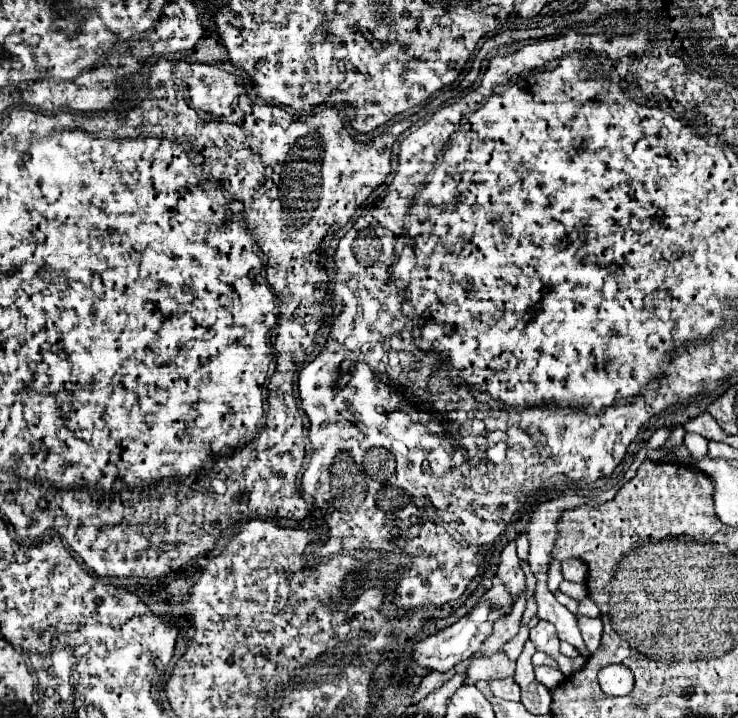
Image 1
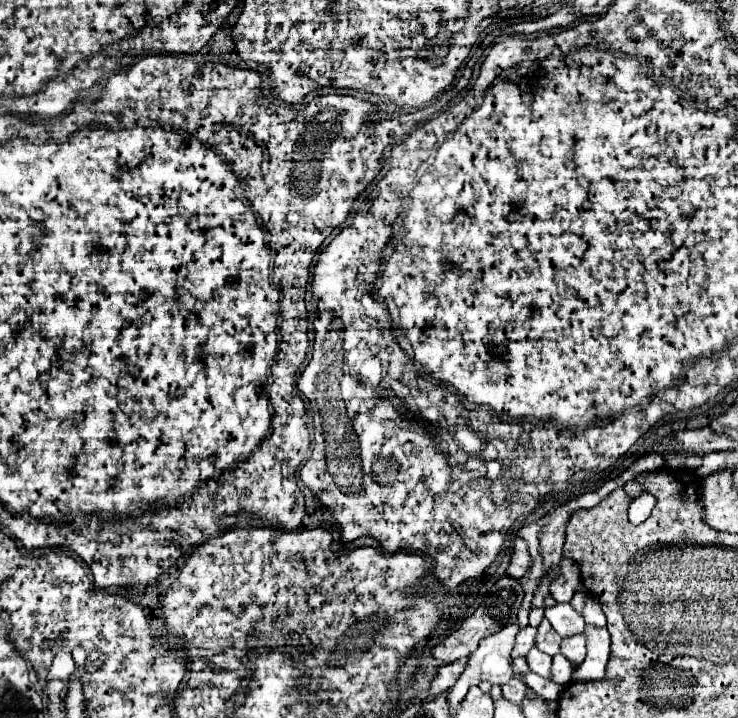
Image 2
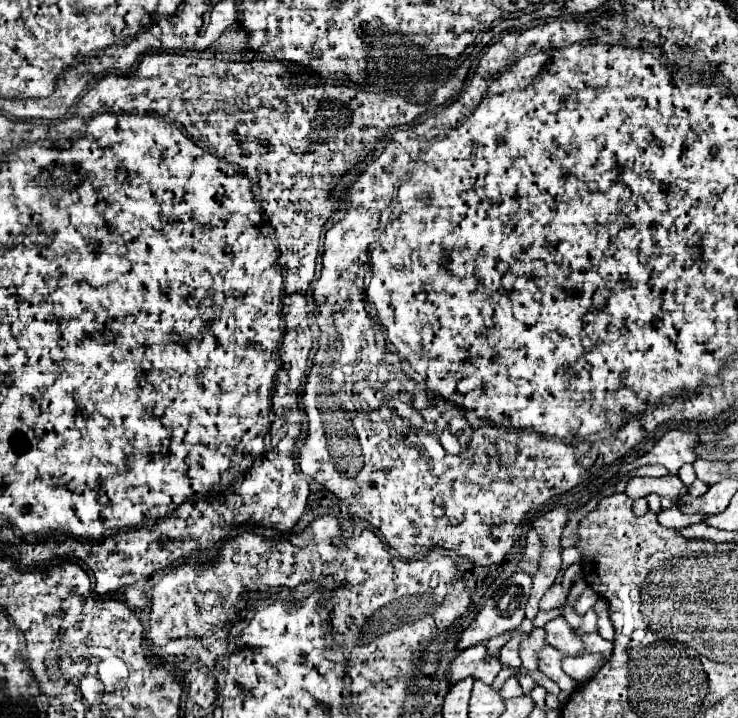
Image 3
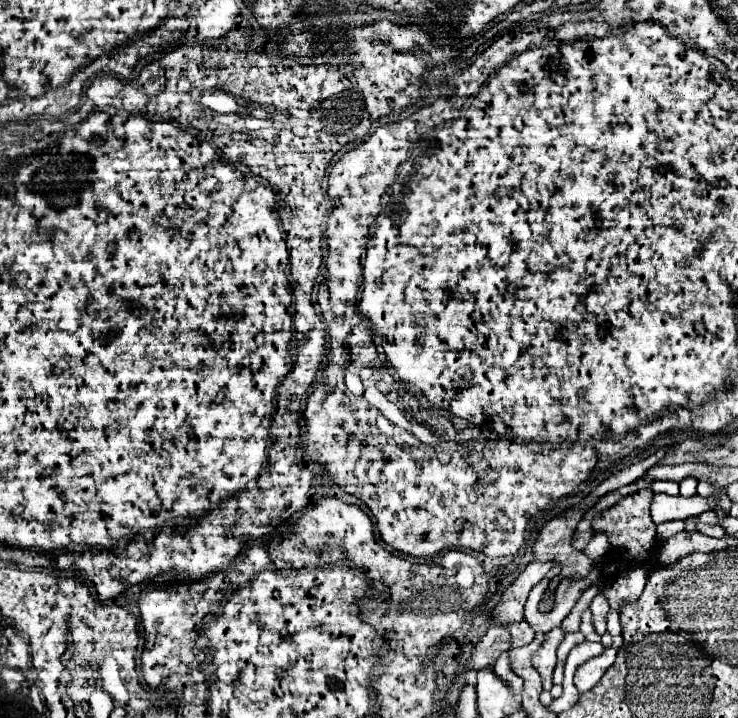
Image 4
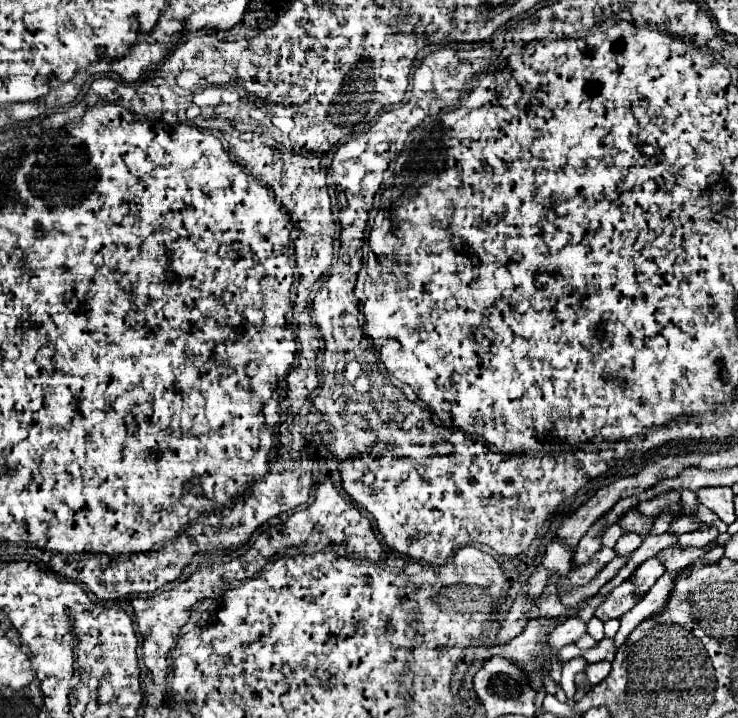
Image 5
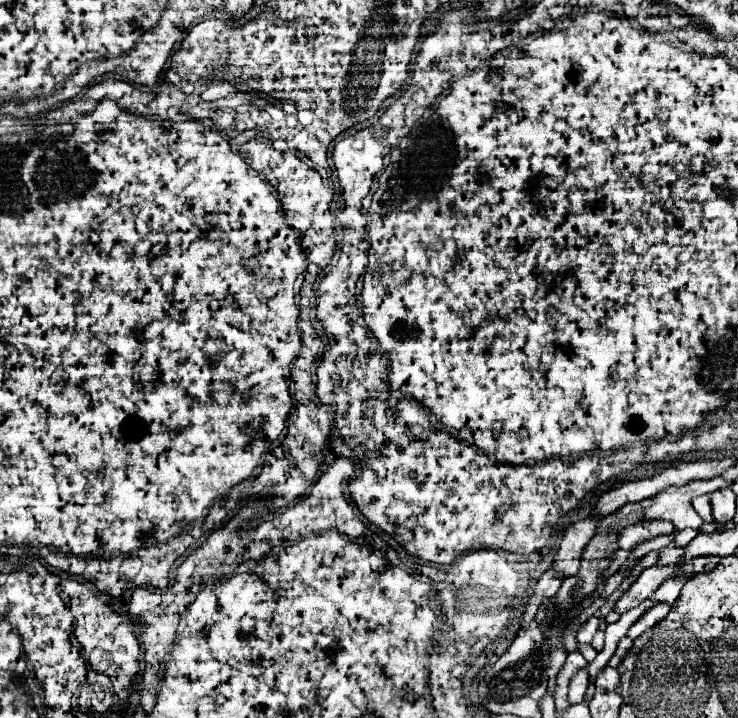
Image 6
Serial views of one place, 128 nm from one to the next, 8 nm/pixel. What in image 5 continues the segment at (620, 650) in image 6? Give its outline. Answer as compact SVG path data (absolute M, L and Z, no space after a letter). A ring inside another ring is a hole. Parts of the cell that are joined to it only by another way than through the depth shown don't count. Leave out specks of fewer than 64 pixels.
M603 638L600 642L598 642L596 647L592 648L592 650L584 650L582 652L582 658L584 658L586 662L600 662L603 660L612 662L614 657L614 640L608 638Z

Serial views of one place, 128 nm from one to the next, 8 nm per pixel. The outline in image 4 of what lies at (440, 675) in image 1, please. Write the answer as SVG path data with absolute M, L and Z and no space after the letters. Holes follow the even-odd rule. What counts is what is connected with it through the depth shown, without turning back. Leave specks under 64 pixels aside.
M490 626L488 632L476 642L468 668L470 670L482 670L482 668L492 668L502 652L510 648L510 634L506 626Z

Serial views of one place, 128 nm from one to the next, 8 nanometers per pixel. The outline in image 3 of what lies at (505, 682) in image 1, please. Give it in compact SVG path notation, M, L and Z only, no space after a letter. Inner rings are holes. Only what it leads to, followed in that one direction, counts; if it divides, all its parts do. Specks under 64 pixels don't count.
M510 678L504 686L502 686L502 690L500 690L500 696L502 698L518 698L518 696L522 696L524 692L522 692L522 686L518 684L518 680L516 678Z

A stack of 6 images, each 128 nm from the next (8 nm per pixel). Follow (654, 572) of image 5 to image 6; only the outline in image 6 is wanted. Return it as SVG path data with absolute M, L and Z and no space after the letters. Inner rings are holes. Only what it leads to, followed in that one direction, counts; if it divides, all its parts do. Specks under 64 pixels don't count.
M669 544L666 548L662 548L662 550L658 552L658 562L656 562L656 566L666 566L679 563L681 558L685 555L685 550L686 547L678 548Z

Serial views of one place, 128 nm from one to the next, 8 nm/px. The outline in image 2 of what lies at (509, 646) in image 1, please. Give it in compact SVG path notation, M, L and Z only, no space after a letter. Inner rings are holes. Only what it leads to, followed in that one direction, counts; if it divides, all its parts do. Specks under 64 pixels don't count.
M526 626L524 630L520 630L518 636L516 636L516 644L514 644L512 656L526 656L528 650L534 646L534 638L536 638L536 628Z

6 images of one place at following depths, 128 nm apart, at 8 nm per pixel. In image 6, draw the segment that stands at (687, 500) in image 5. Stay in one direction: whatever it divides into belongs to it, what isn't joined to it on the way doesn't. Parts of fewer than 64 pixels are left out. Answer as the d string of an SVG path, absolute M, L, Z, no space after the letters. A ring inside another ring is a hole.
M698 496L698 498L694 498L694 500L692 500L692 508L696 510L698 516L702 516L704 522L712 522L712 520L714 520L714 518L712 518L712 506L710 506L708 496Z

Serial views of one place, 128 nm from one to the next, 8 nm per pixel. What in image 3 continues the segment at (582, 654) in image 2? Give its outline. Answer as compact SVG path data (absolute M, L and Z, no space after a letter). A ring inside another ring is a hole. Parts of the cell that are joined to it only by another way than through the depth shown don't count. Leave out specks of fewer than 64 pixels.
M596 632L584 634L580 638L582 638L582 644L584 644L584 654L604 654L606 658L612 654L612 642L606 642Z

